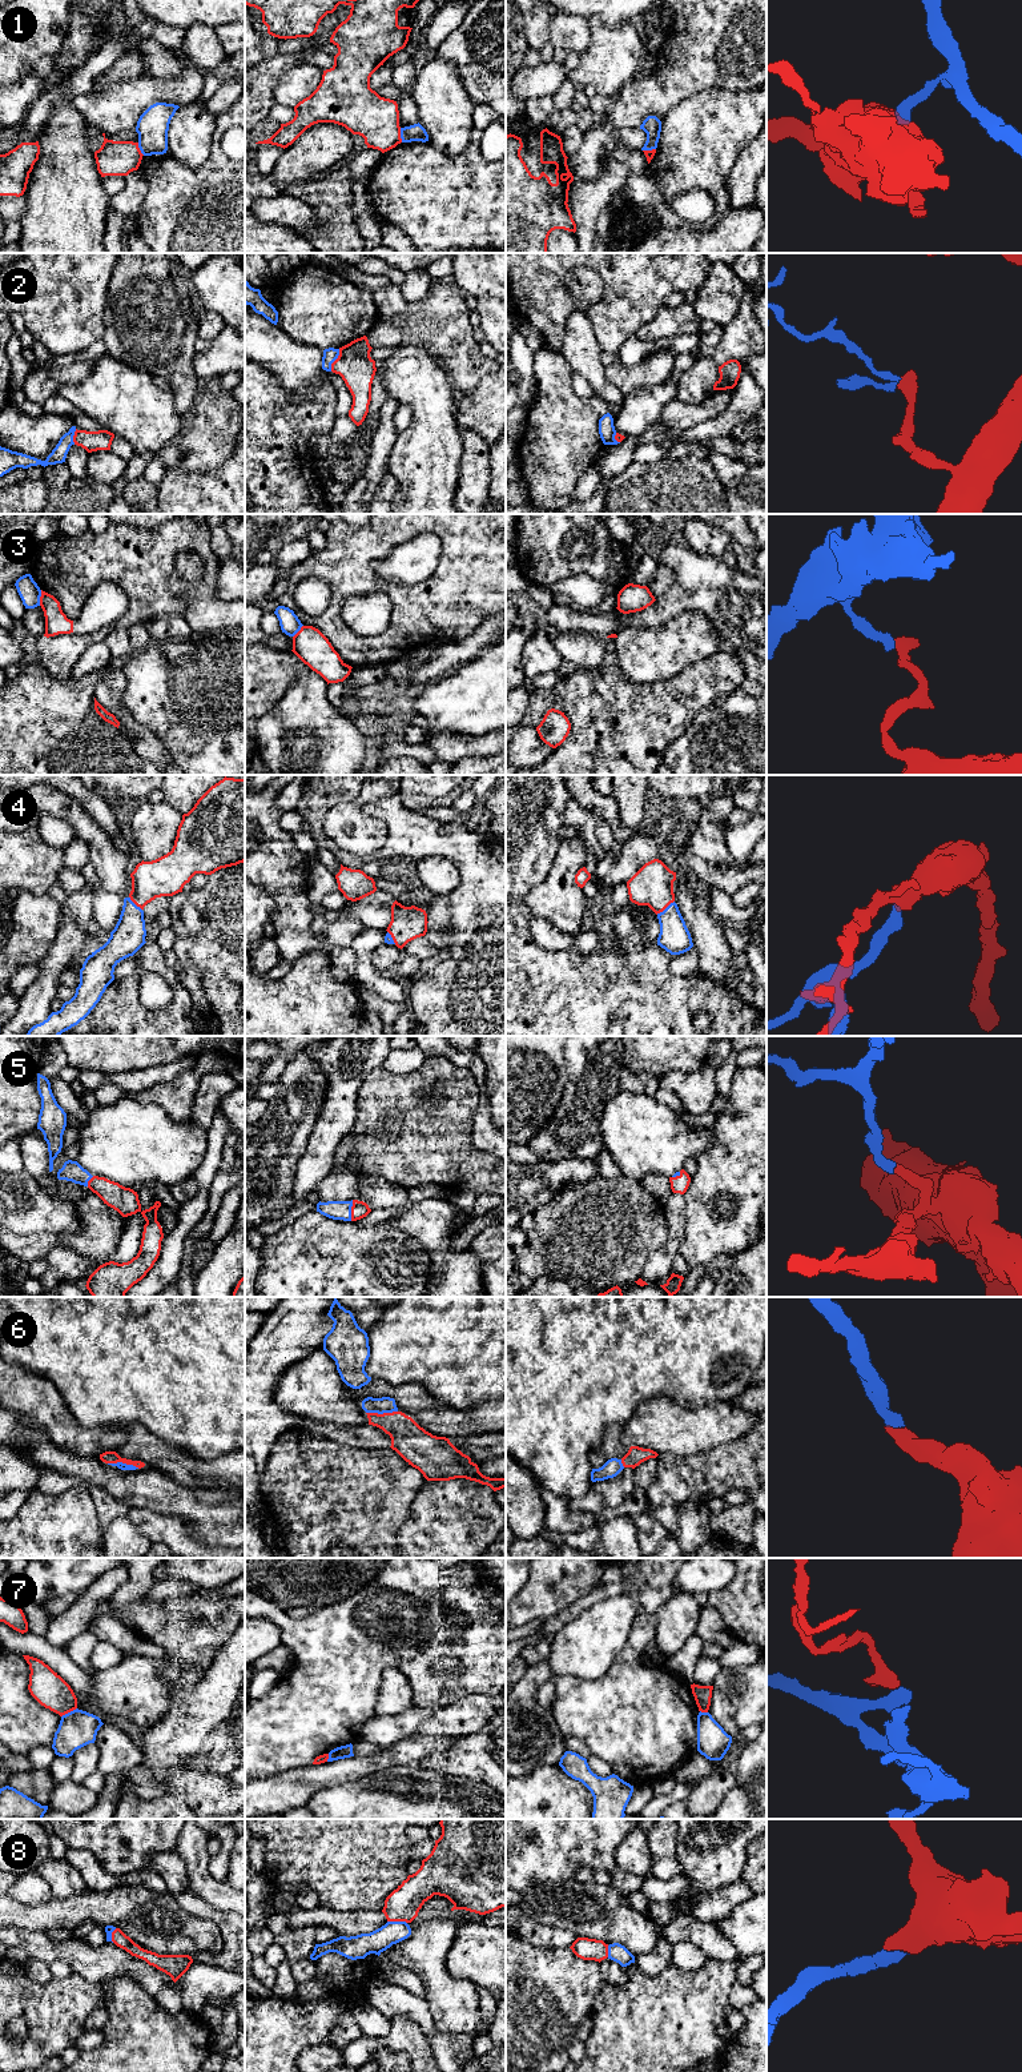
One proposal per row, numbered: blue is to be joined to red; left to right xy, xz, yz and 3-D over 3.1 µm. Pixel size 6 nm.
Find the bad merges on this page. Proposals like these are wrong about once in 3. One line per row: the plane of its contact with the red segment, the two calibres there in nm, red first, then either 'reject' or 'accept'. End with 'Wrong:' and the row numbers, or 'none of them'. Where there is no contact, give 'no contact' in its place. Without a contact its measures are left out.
1: contact in xz; calibres 280 and 100 nm; reject
2: contact in xz; calibres 220 and 90 nm; reject
3: contact in xy; calibres 140 and 130 nm; reject
4: contact in yz; calibres 240 and 190 nm; accept
5: contact in xz; calibres 110 and 110 nm; accept
6: contact in xz; calibres 220 and 100 nm; accept
7: contact in xy; calibres 200 and 220 nm; reject
8: contact in xz; calibres 200 and 140 nm; accept
Wrong: 1, 2, 3, 7

